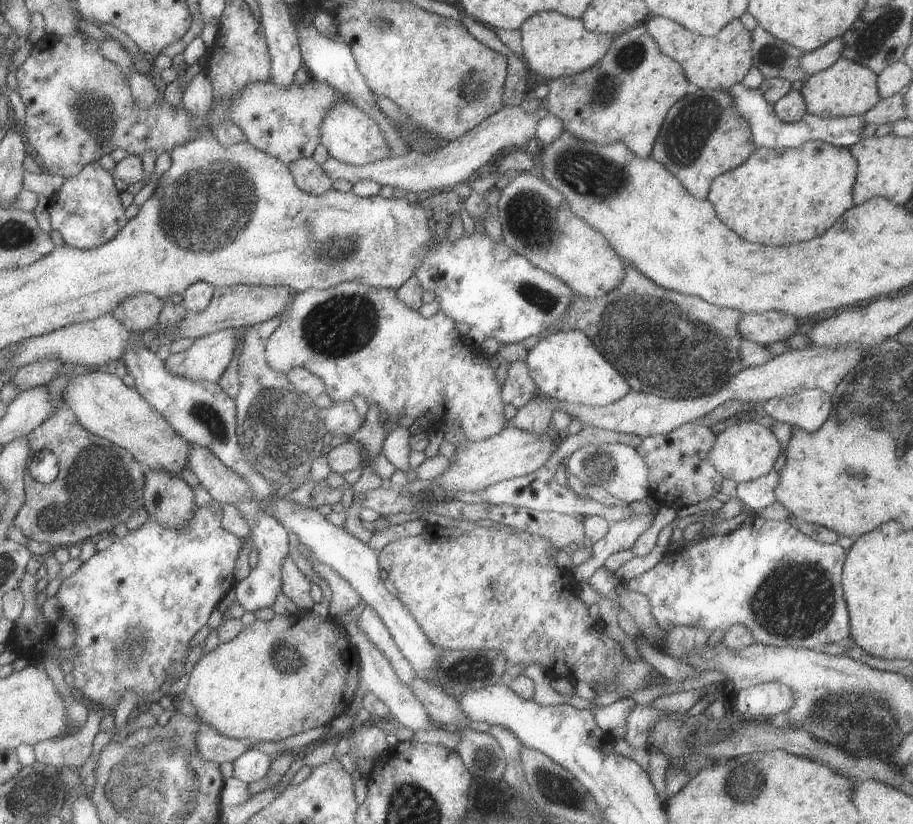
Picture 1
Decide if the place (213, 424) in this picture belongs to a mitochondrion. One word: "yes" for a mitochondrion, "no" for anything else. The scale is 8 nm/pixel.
yes

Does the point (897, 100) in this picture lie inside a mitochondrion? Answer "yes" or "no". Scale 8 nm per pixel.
no

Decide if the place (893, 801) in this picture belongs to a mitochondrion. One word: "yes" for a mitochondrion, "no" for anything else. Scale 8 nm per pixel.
no

